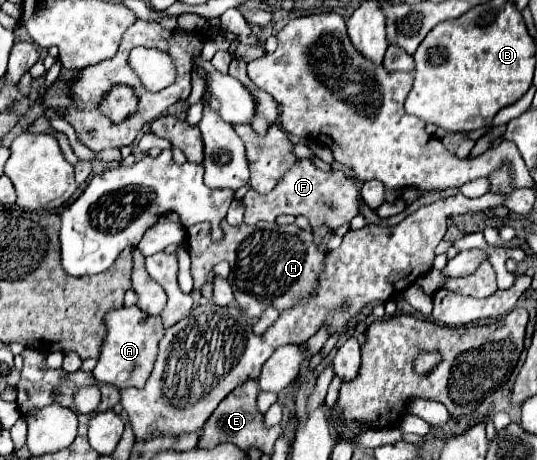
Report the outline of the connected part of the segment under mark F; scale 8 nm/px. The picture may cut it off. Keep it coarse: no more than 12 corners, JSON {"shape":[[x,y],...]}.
{"shape":[[297,160],[269,194],[243,196],[245,218],[305,216],[331,232],[359,214],[341,170]]}

